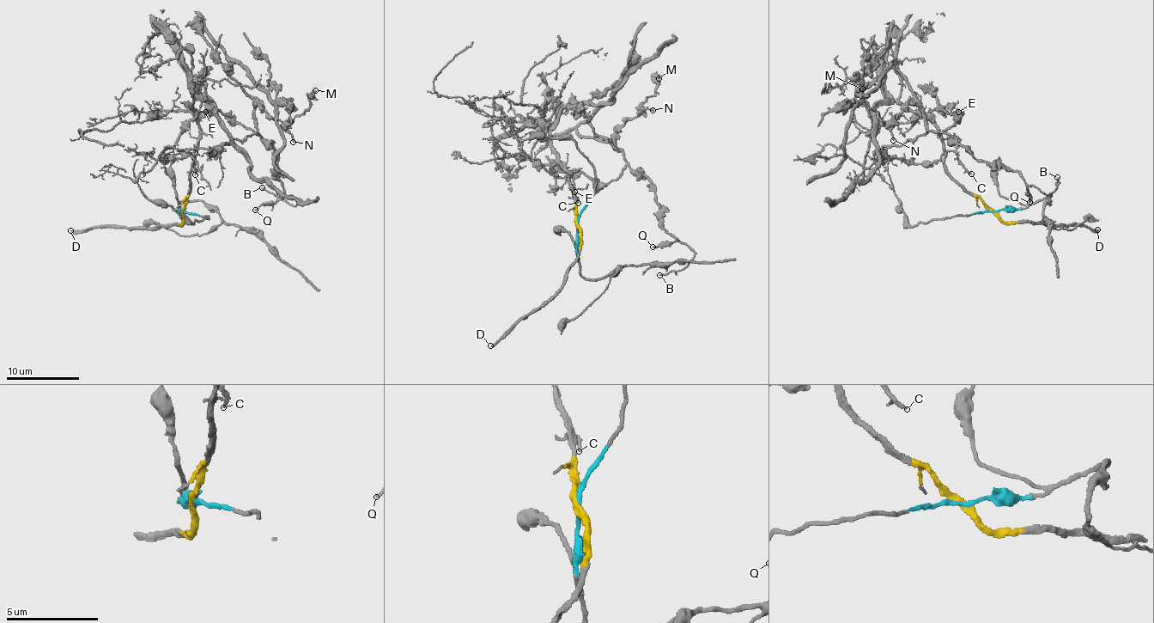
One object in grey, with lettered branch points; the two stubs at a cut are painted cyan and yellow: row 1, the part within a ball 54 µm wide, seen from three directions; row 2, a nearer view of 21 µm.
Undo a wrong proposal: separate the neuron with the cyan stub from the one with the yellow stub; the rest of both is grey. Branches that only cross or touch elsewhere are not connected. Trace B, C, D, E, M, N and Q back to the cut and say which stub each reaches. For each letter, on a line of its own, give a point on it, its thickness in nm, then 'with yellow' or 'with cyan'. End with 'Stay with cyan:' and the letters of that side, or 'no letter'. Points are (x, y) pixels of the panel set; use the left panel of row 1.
B: at (262, 187); 150 nm thick; with yellow
C: at (195, 174); 130 nm thick; with yellow
D: at (70, 230); 260 nm thick; with yellow
E: at (205, 112); 120 nm thick; with yellow
M: at (315, 90); 360 nm thick; with yellow
N: at (293, 142); 180 nm thick; with yellow
Q: at (255, 210); 160 nm thick; with yellow
Stay with cyan: no letter

